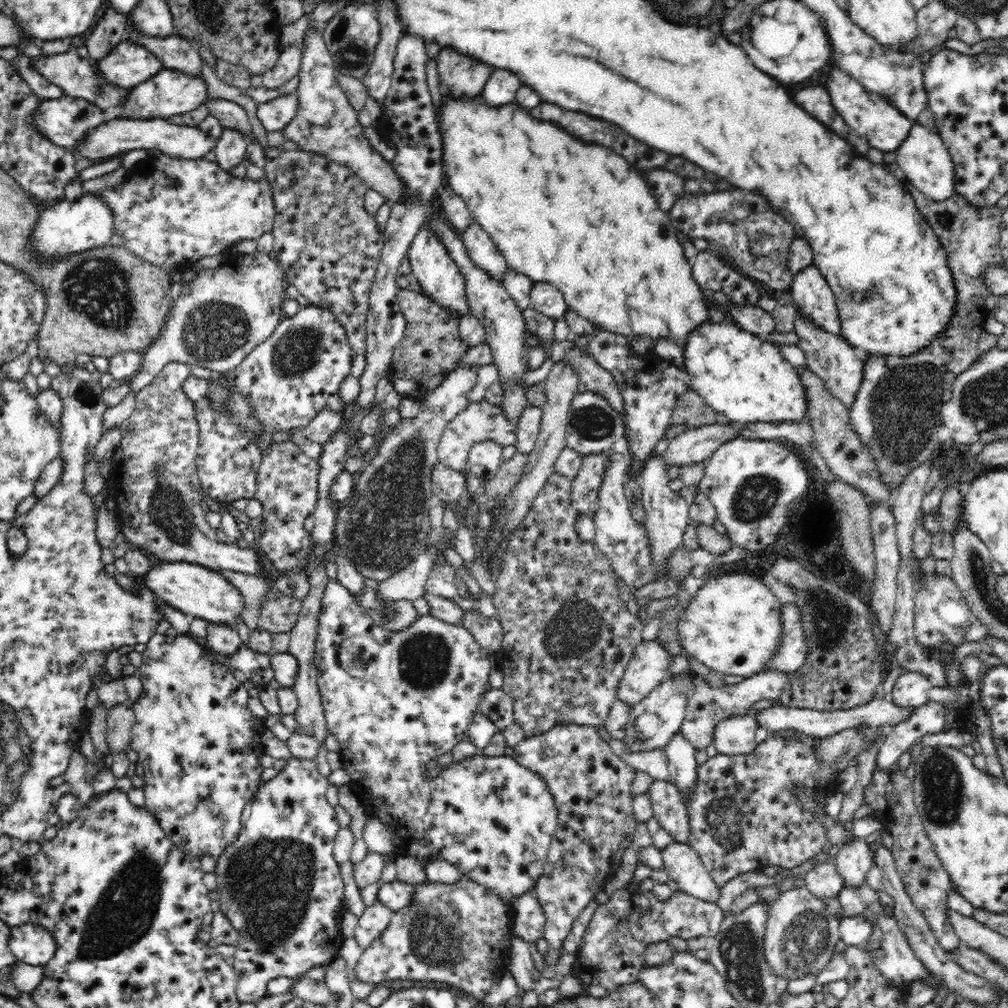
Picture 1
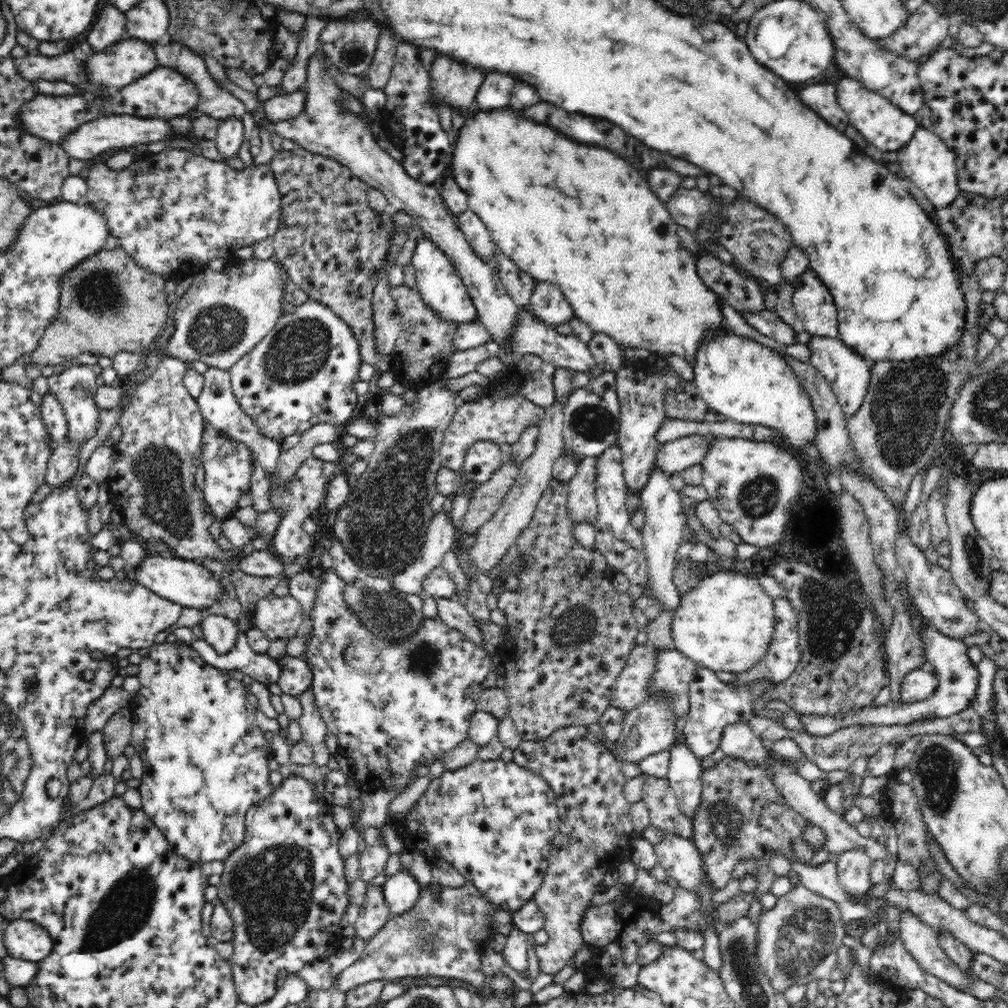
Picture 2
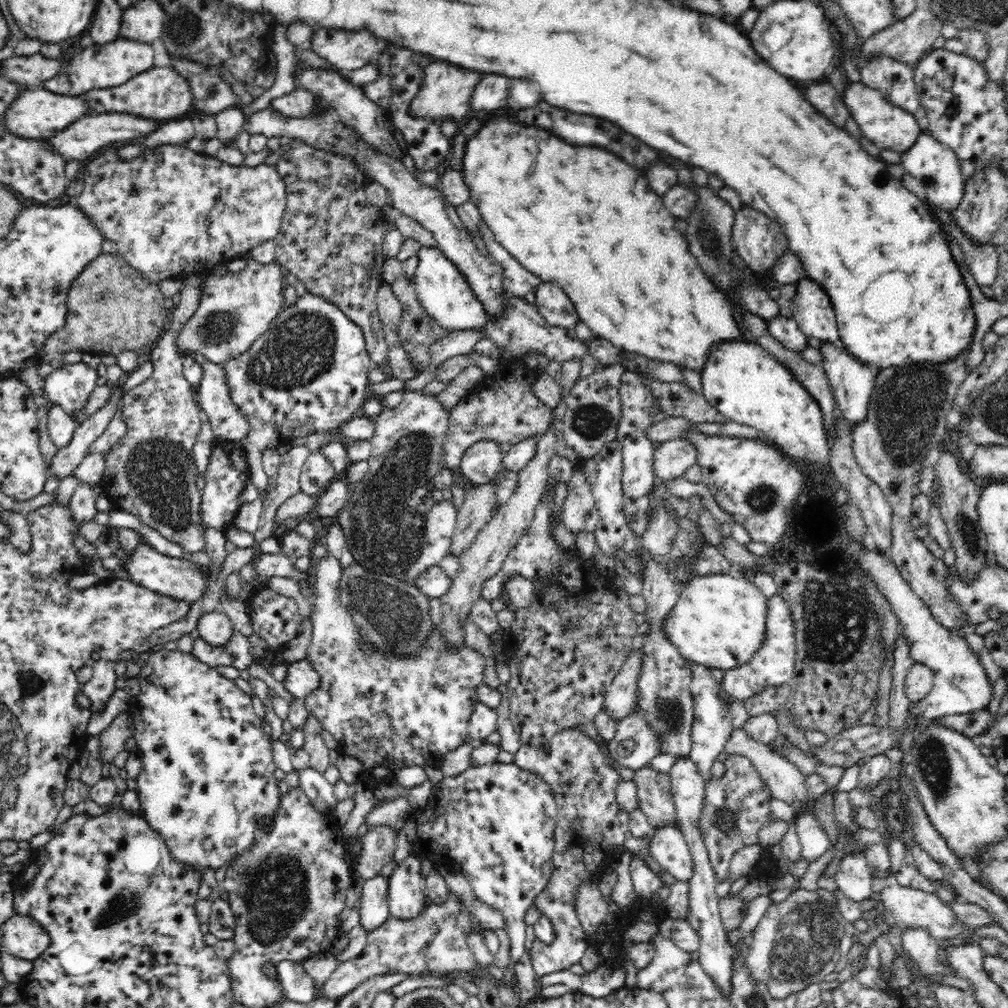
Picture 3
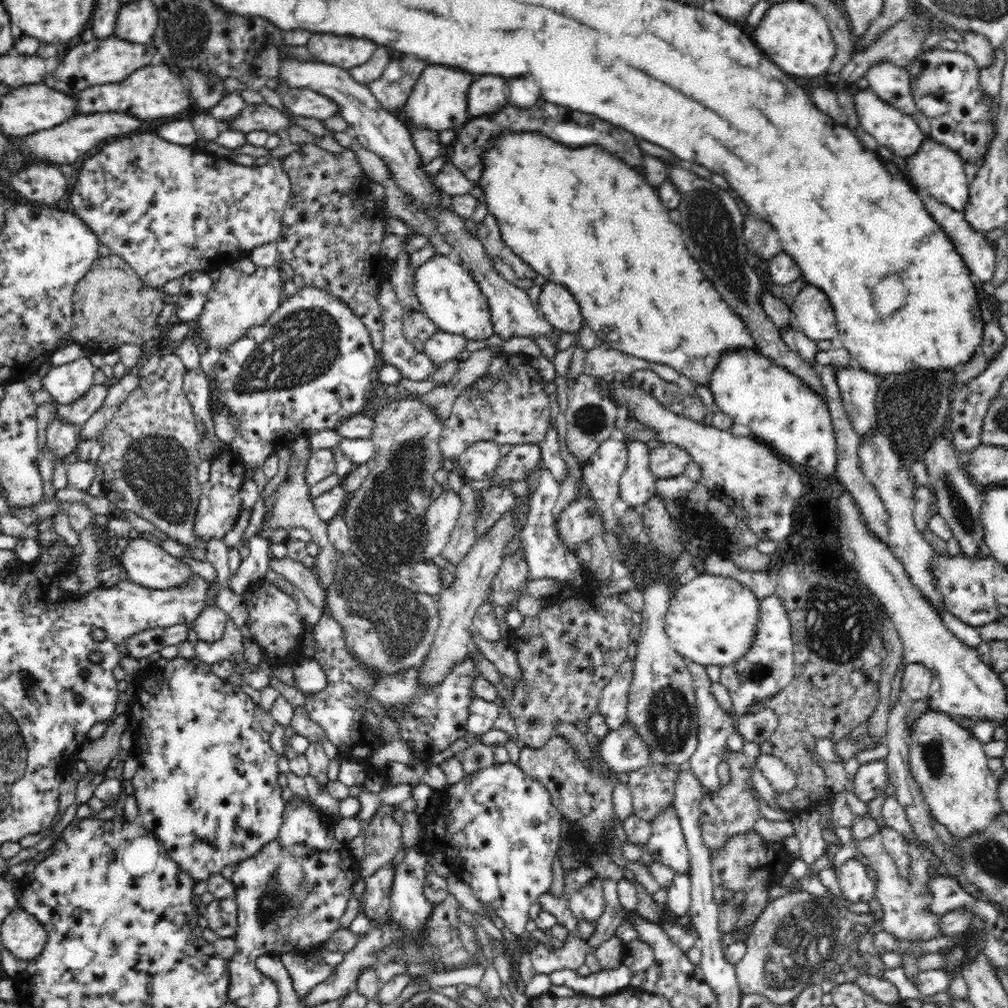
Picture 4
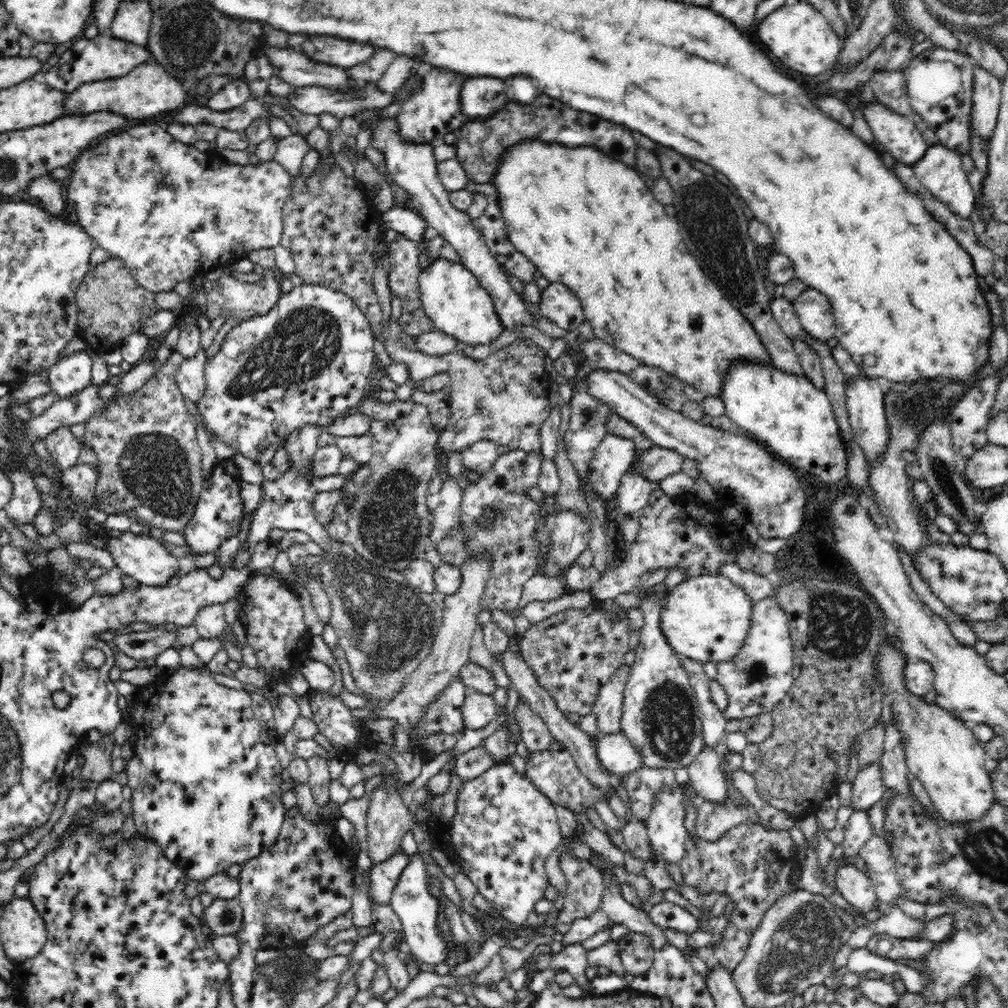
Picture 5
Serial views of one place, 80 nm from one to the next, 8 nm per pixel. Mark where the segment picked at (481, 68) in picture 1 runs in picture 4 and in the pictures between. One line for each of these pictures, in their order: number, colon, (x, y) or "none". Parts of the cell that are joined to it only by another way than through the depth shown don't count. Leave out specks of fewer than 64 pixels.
2: (451, 85)
3: (447, 93)
4: (439, 100)

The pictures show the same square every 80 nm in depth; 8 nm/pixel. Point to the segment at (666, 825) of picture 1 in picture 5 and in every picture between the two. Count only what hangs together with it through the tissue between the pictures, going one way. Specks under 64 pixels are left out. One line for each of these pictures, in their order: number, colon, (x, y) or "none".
2: (665, 813)
3: (655, 798)
4: (652, 786)
5: (643, 786)

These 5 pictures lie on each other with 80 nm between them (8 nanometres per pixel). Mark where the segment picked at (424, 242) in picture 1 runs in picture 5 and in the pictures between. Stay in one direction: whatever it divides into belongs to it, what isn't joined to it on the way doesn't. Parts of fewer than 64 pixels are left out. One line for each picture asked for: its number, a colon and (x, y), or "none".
2: (438, 282)
3: (441, 289)
4: (445, 289)
5: (451, 296)

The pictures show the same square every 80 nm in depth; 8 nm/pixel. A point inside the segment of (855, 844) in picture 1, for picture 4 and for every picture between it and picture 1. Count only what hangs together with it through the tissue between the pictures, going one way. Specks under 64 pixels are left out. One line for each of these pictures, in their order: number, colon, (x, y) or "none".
2: (853, 865)
3: (854, 877)
4: (856, 885)

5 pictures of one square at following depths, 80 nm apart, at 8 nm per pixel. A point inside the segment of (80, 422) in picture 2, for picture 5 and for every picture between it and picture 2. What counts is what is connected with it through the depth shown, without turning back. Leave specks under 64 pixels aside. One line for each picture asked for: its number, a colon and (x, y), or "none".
3: (70, 386)
4: (67, 383)
5: (67, 377)

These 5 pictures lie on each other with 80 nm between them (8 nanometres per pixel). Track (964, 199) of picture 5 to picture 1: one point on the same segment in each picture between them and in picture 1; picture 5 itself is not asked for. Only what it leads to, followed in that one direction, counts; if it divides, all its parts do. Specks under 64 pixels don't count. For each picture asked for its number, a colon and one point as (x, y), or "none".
1: (924, 158)
2: (931, 165)
3: (936, 166)
4: (934, 167)

